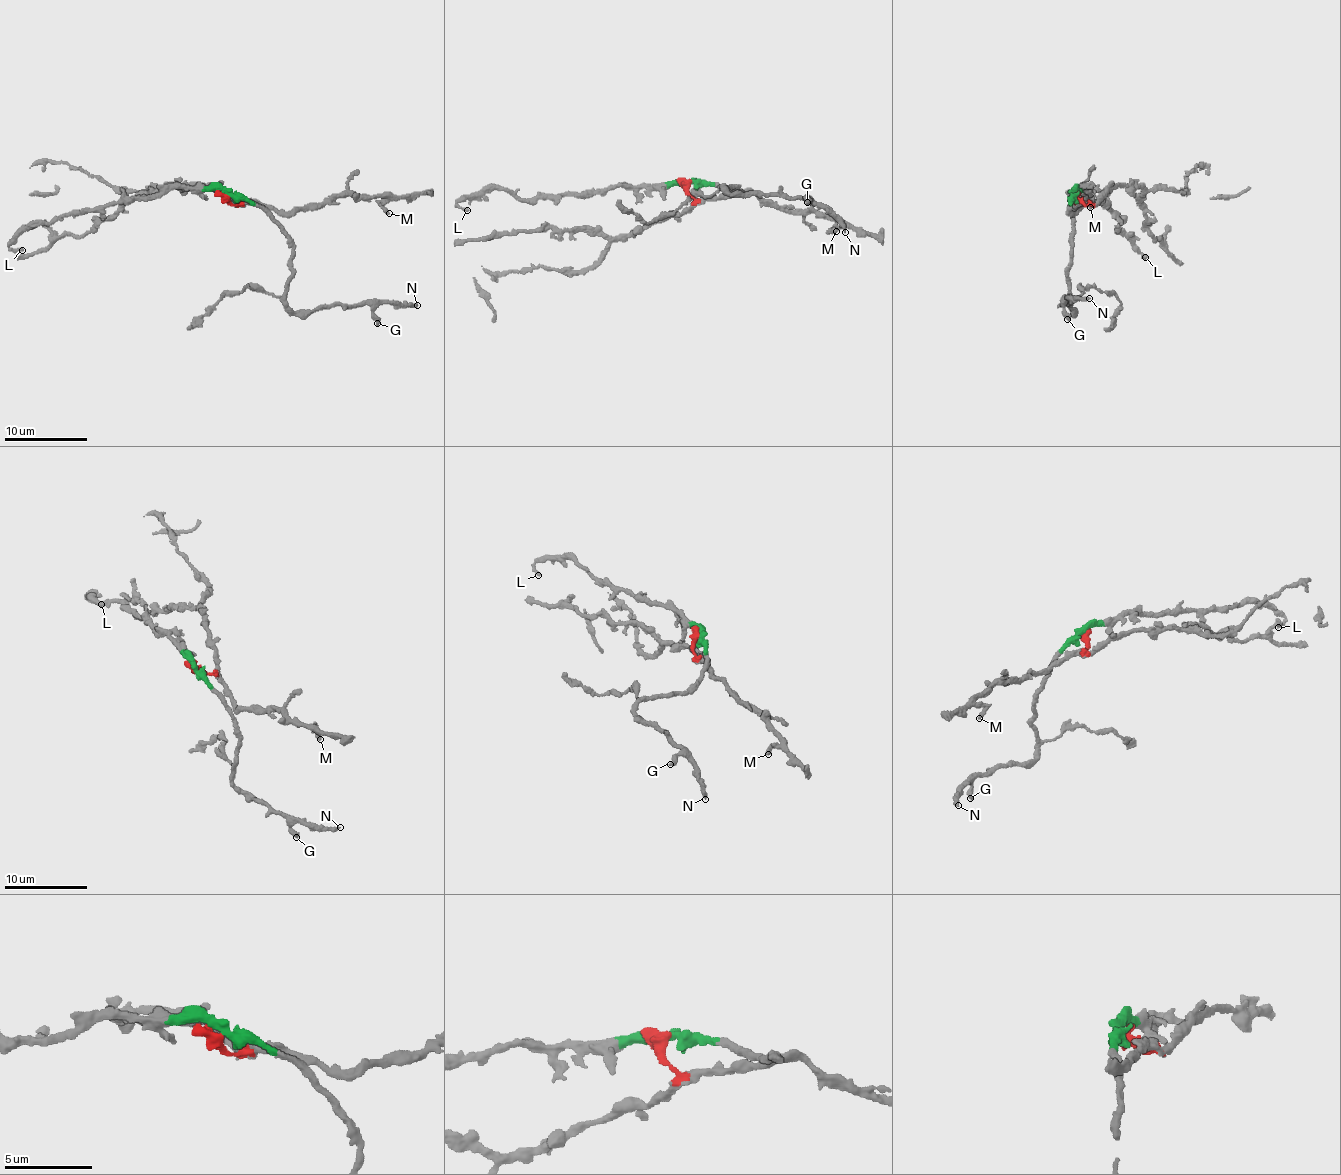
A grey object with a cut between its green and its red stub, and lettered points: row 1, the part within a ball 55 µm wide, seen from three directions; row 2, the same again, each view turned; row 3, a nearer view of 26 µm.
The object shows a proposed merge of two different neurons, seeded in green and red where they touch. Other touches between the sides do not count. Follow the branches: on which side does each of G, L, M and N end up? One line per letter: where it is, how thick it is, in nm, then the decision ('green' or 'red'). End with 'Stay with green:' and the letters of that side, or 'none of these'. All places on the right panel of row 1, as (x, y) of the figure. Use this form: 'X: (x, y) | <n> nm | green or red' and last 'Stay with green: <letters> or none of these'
G: (1067, 319) | 440 nm | green
L: (1145, 257) | 240 nm | green
M: (1090, 207) | 360 nm | red
N: (1089, 298) | 300 nm | green
Stay with green: G, L, N

